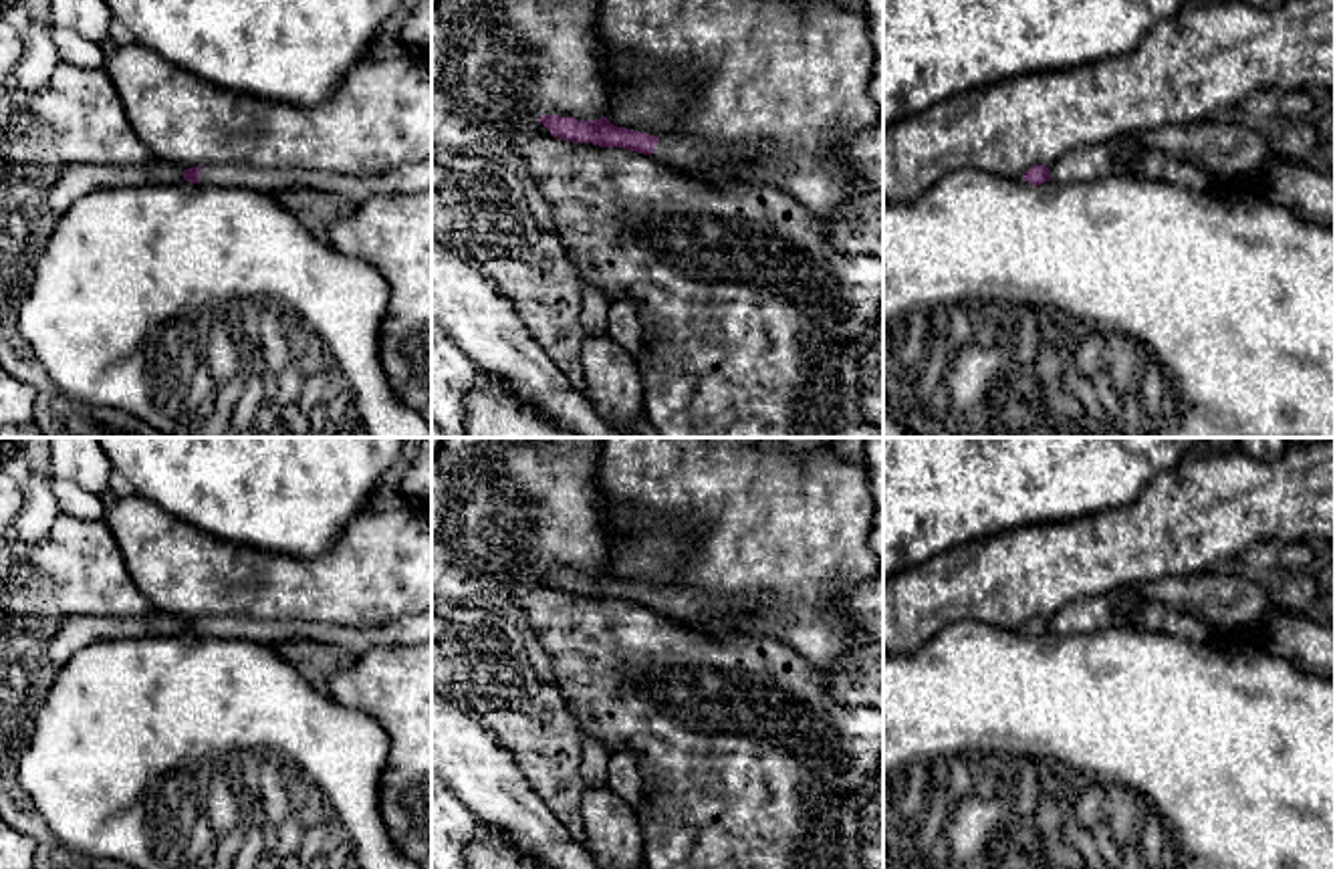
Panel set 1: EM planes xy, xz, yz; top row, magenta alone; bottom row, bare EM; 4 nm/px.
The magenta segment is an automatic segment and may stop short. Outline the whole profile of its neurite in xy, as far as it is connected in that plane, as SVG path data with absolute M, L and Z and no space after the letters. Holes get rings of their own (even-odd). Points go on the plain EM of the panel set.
M432 609L405 615L385 627L343 627L313 621L264 621L250 617L198 617L184 631L204 637L234 637L276 645L280 639L315 639L337 645L355 657L373 647L432 641Z

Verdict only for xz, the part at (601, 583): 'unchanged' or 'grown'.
grown

